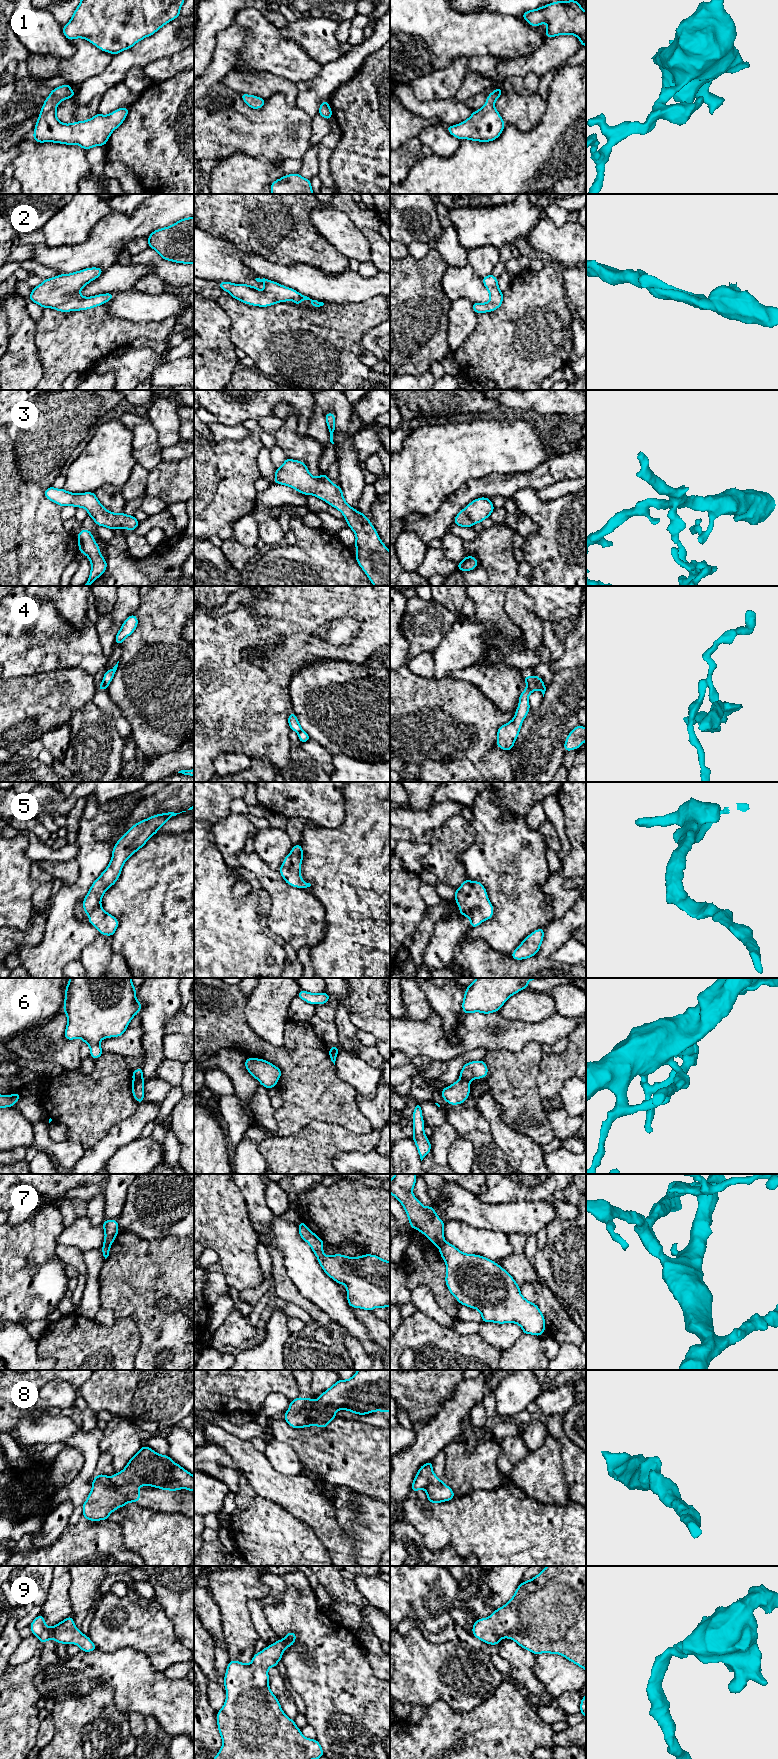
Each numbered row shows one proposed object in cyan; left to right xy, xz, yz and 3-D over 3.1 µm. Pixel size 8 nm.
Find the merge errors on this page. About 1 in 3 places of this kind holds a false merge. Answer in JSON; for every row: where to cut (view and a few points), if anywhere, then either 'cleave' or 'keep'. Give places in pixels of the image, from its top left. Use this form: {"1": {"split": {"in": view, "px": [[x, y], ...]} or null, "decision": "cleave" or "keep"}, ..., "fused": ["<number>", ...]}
{"1": {"split": null, "decision": "keep"}, "2": {"split": null, "decision": "keep"}, "3": {"split": null, "decision": "keep"}, "4": {"split": {"in": "yz", "px": [[531, 677], [537, 688]]}, "decision": "cleave"}, "5": {"split": null, "decision": "keep"}, "6": {"split": {"in": "xy", "px": [[142, 1077], [133, 1080]]}, "decision": "cleave"}, "7": {"split": {"in": "yz", "px": [[445, 1242], [439, 1249]]}, "decision": "cleave"}, "8": {"split": {"in": "xz", "px": [[312, 1401], [313, 1412], [318, 1412], [325, 1408], [335, 1410]]}, "decision": "cleave"}, "9": {"split": null, "decision": "keep"}, "fused": ["4", "6", "7", "8"]}

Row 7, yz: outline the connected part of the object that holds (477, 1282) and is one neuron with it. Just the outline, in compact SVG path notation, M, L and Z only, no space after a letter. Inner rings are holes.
M445 1242L439 1251L446 1263L445 1282L448 1290L460 1304L477 1309L482 1315L481 1322L516 1323L522 1328L523 1334L532 1334L540 1337L544 1333L544 1315L536 1304L522 1296L519 1285L504 1268L486 1257L463 1253L448 1242Z

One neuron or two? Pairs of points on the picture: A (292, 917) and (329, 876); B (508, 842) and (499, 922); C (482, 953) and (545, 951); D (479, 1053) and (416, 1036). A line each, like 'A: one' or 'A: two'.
A: two
B: one
C: one
D: two

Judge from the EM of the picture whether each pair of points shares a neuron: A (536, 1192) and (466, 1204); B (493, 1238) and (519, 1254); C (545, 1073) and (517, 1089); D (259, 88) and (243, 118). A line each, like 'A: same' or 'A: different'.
A: different
B: different
C: different
D: different

